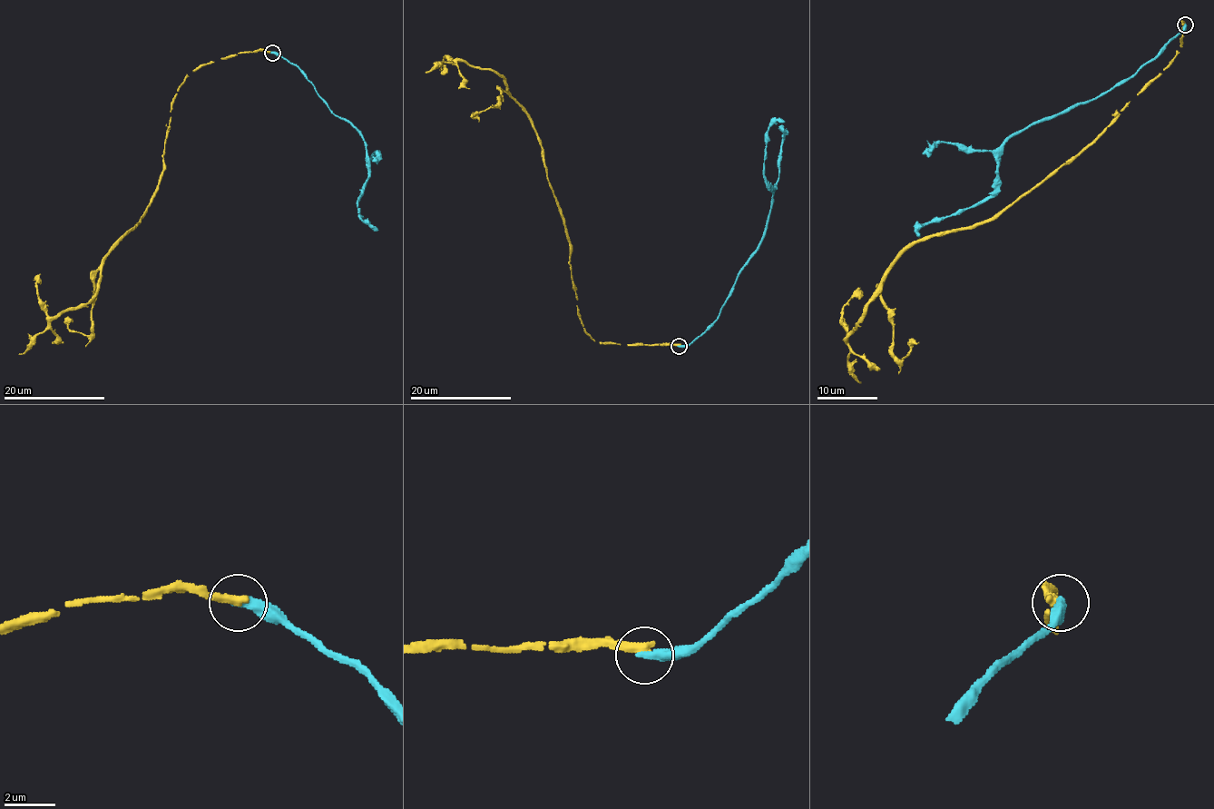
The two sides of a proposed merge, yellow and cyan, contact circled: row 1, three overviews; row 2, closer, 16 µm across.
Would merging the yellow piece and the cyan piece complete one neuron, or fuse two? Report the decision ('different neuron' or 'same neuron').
different neuron

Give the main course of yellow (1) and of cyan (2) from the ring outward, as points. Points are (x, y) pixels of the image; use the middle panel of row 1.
1: (678, 346), (607, 343), (585, 330), (564, 220), (532, 118), (492, 70), (445, 57), (446, 73)
2: (679, 346), (694, 340), (717, 318), (763, 235), (774, 188), (764, 177), (766, 133), (777, 121), (785, 122)

